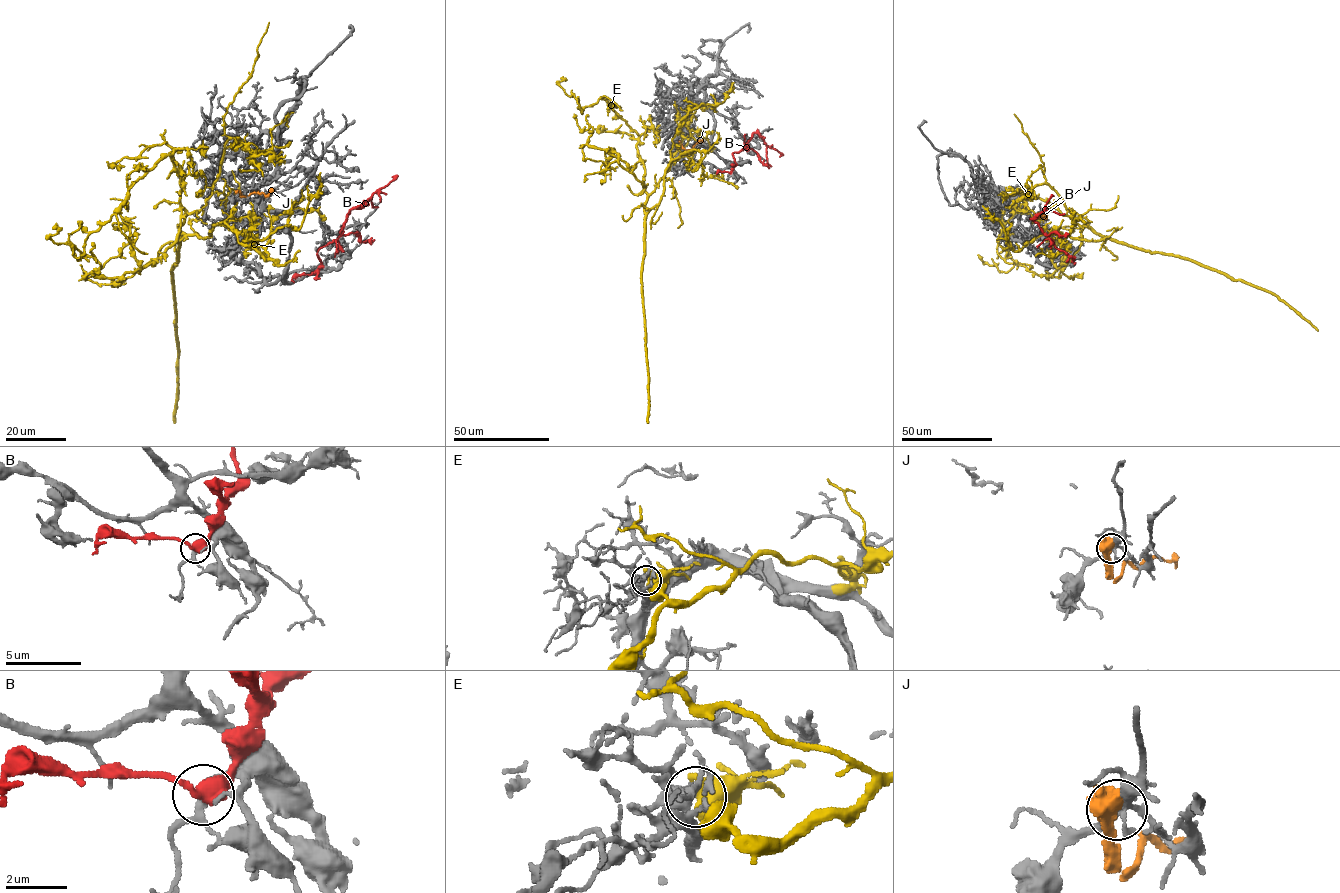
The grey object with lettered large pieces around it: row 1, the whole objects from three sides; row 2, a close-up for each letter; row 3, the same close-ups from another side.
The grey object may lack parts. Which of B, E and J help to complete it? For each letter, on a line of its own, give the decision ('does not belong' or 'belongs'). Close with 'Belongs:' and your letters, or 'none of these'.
B: belongs
E: does not belong
J: does not belong
Belongs: B

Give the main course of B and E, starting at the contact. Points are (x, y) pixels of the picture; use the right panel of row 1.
B: (1074, 257), (1058, 249), (1033, 220), (1053, 196)
E: (1009, 242), (1019, 252), (1043, 234), (1107, 238), (1030, 196), (998, 237), (1014, 266), (1001, 272), (977, 255)

